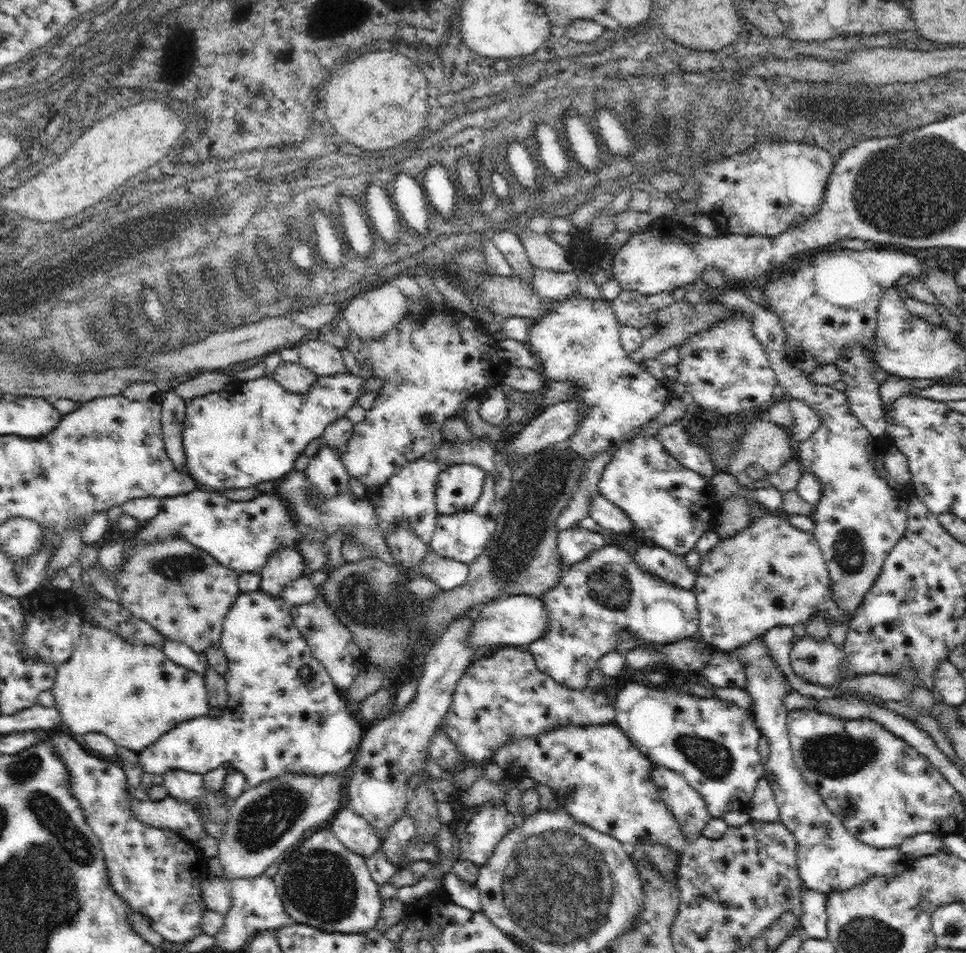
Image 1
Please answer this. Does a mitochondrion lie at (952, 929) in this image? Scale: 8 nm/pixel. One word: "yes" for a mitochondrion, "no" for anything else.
yes

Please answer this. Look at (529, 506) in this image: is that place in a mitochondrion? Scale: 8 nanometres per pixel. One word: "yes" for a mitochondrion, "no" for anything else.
yes

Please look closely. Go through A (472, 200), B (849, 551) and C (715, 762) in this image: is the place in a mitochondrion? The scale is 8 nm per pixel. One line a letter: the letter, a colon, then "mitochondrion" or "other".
A: other
B: mitochondrion
C: mitochondrion

